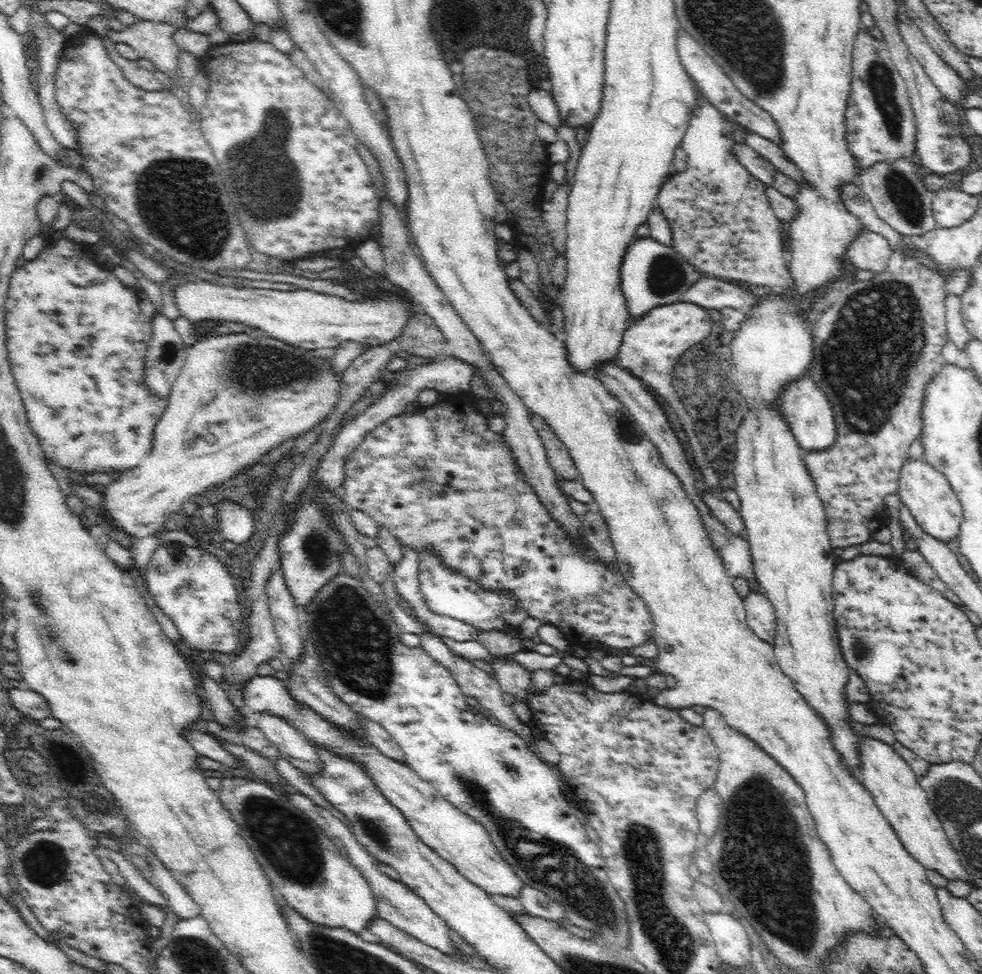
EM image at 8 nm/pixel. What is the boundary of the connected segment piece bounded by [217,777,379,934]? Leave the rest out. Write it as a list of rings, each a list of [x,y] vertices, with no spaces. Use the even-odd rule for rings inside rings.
[[[224,777],[217,797],[221,806],[228,810],[228,814],[240,826],[240,835],[252,849],[260,866],[265,869],[264,874],[276,887],[276,892],[280,892],[286,904],[298,914],[322,925],[342,925],[360,934],[379,916],[374,893],[362,873],[338,852],[332,839],[315,824],[315,820],[296,808],[286,796],[278,794],[264,783],[250,782],[246,777]]]

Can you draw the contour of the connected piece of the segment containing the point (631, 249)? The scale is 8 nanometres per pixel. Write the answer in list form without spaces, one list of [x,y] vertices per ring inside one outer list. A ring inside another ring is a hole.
[[[636,238],[628,246],[620,266],[620,284],[630,312],[629,317],[639,317],[654,305],[676,304],[682,301],[688,288],[704,276],[708,276],[706,272],[686,261],[673,246],[658,243],[652,238]]]

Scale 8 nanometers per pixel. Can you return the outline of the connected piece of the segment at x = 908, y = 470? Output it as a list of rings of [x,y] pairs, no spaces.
[[[908,460],[900,468],[898,483],[900,486],[898,486],[897,494],[922,530],[946,545],[954,542],[957,538],[957,526],[961,521],[961,506],[956,493],[943,473],[927,462]]]

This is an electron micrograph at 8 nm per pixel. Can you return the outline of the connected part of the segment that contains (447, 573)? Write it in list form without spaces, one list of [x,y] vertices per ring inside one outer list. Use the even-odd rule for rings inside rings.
[[[421,552],[419,554],[419,571],[417,577],[420,584],[420,592],[430,606],[432,613],[444,614],[444,617],[459,618],[460,621],[467,621],[477,632],[480,630],[497,630],[506,634],[520,630],[522,622],[529,618],[524,616],[524,612],[512,612],[500,596],[488,596],[488,591],[480,592],[480,588],[472,588],[468,580],[464,580],[462,575],[454,575],[435,552]]]

